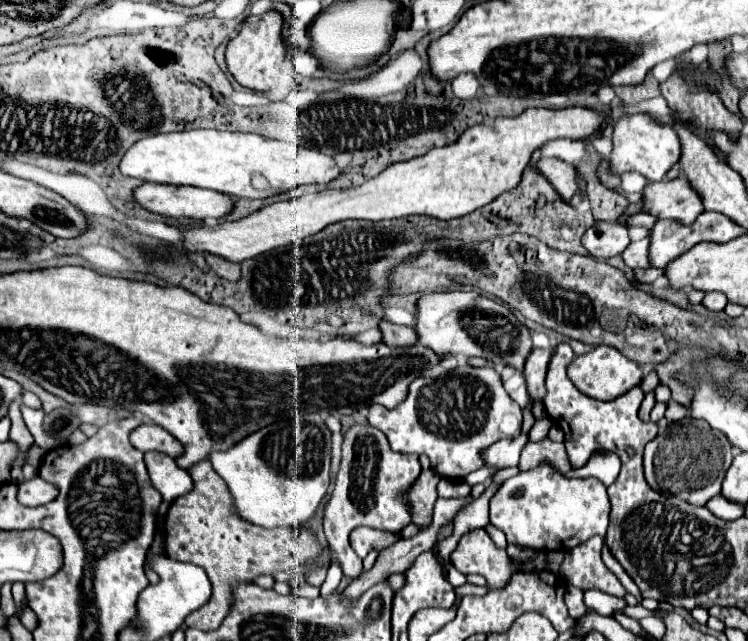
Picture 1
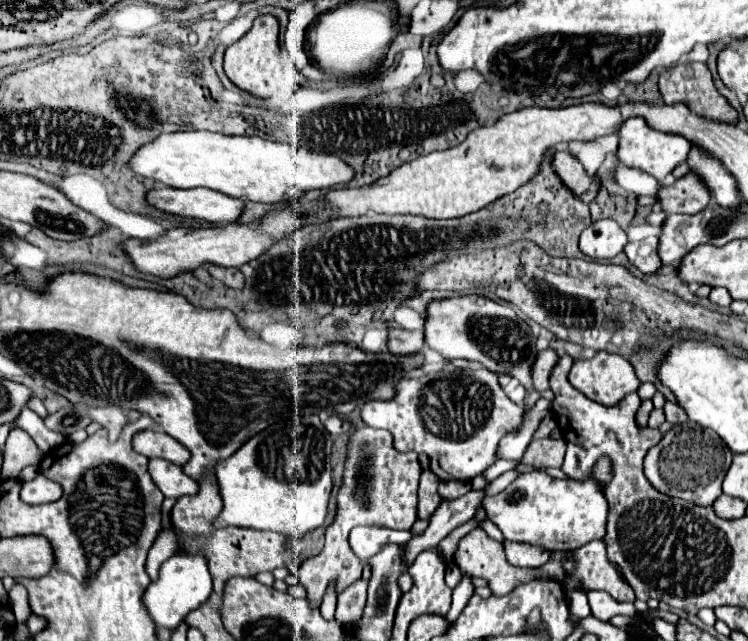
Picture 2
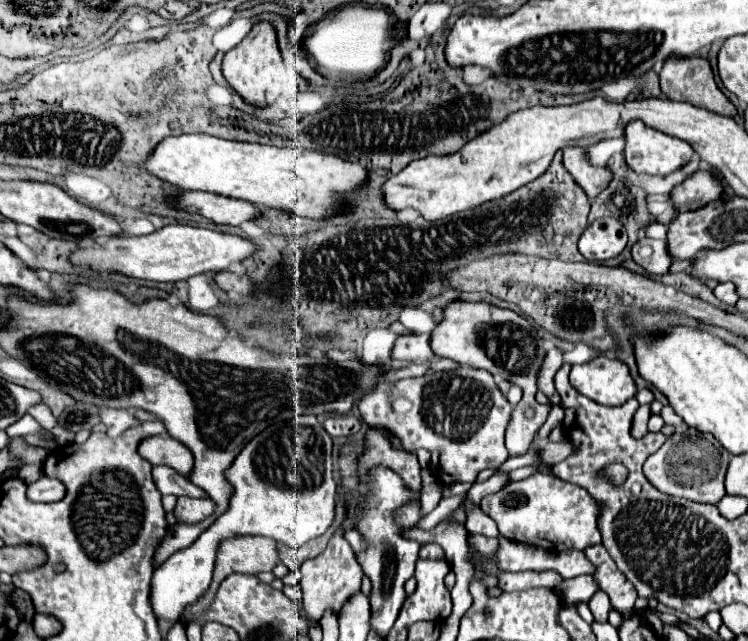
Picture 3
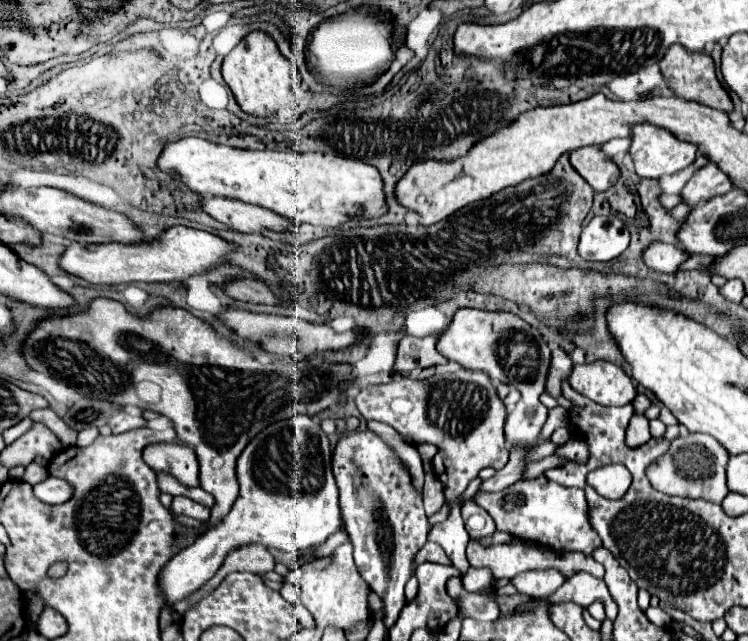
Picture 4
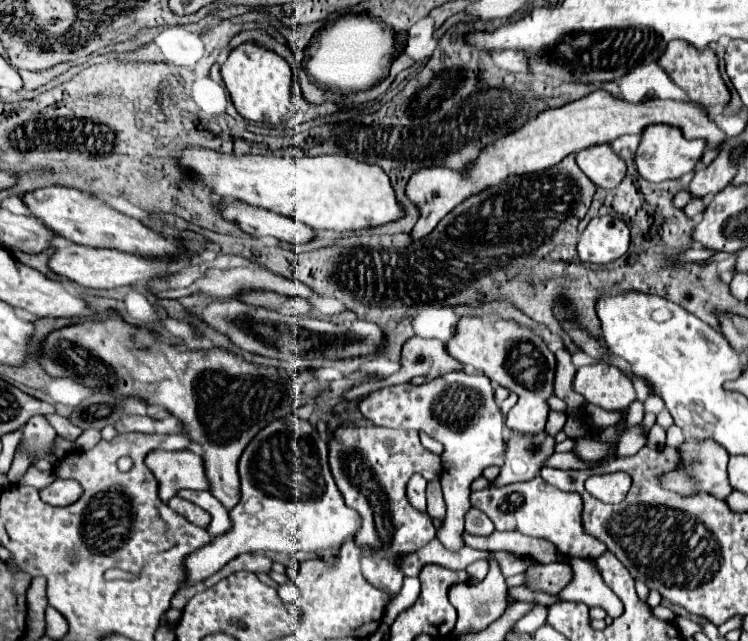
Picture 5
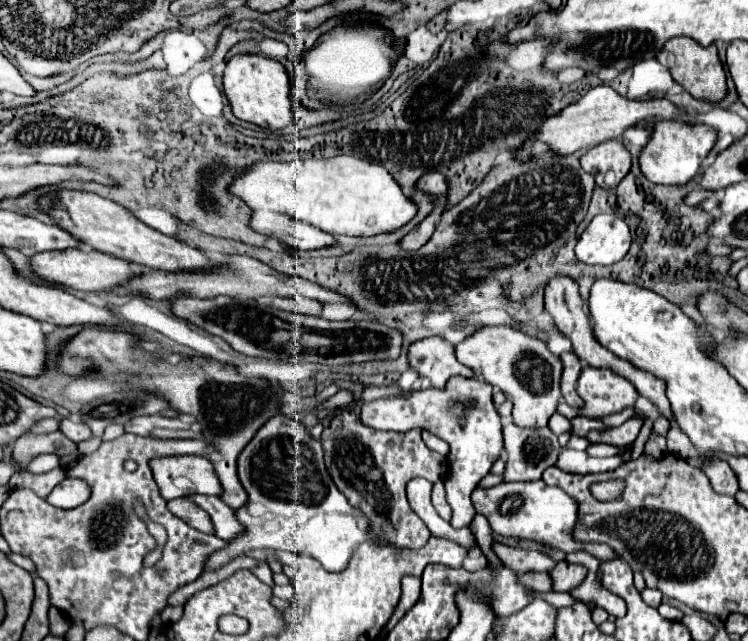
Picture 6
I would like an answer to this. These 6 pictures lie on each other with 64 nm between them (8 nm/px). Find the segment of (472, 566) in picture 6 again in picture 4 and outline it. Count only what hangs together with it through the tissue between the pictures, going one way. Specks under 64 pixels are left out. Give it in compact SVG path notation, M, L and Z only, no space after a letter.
M470 566L468 572L466 572L466 576L462 578L464 588L466 588L466 590L476 590L476 592L478 592L478 579L493 579L490 569L476 569Z

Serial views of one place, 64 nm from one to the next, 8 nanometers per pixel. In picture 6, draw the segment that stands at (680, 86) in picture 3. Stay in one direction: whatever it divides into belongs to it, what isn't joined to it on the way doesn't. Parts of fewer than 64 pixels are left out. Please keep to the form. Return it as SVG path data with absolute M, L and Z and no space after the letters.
M672 38L668 40L668 44L664 44L664 48L656 54L658 62L662 66L666 66L672 74L672 78L686 90L690 92L694 98L700 100L710 100L710 102L718 102L724 98L726 94L726 74L722 68L722 62L718 58L718 50L716 44L710 46L700 46L696 44L696 40L692 38Z

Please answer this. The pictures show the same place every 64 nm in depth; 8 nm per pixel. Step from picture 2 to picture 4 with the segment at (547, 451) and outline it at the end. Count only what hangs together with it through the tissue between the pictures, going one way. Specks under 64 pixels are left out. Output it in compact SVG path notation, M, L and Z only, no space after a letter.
M574 436L564 446L560 446L556 454L566 456L566 458L570 458L574 462L584 462L584 460L588 460L588 444L584 444L584 438Z

